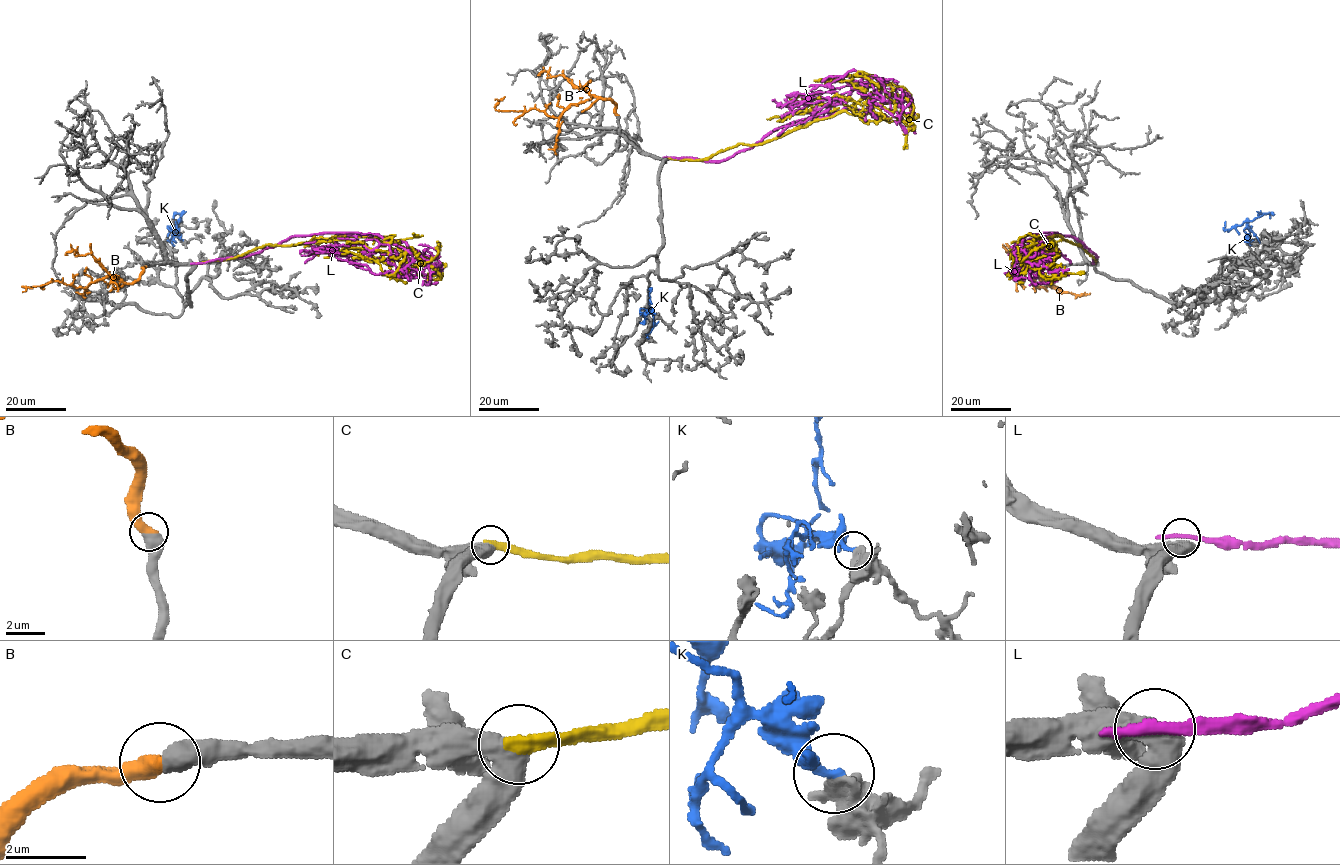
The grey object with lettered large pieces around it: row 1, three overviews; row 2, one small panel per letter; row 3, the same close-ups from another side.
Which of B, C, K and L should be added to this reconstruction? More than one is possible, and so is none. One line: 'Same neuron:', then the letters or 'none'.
Same neuron: B

